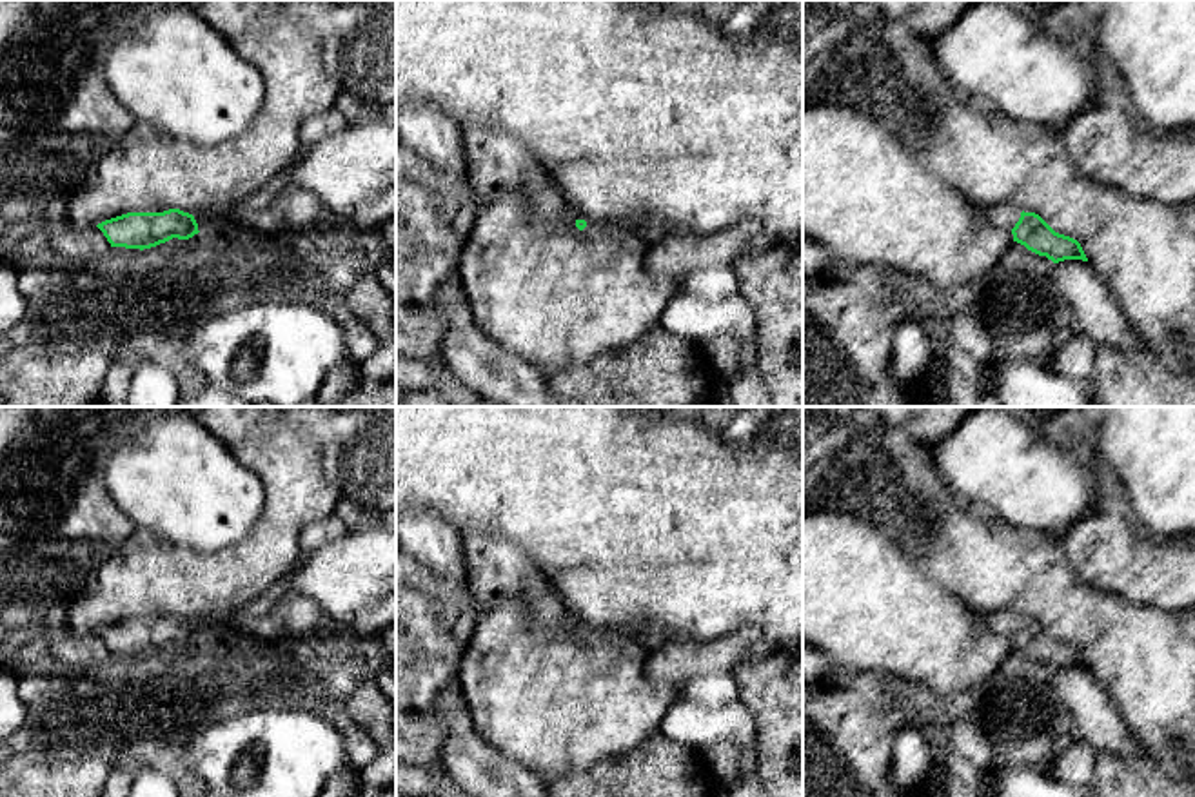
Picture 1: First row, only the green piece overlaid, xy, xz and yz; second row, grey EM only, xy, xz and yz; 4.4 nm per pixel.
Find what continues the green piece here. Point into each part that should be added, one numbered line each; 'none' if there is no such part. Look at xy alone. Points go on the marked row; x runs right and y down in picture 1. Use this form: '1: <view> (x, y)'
none

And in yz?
1: yz (1007, 216)

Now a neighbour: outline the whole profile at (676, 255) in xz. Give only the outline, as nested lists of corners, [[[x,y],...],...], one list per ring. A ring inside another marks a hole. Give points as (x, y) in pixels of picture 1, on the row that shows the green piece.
[[[741,220],[710,234],[670,234],[652,243],[645,271],[681,280],[710,267],[732,267],[743,254],[768,249],[774,236],[756,220]]]

